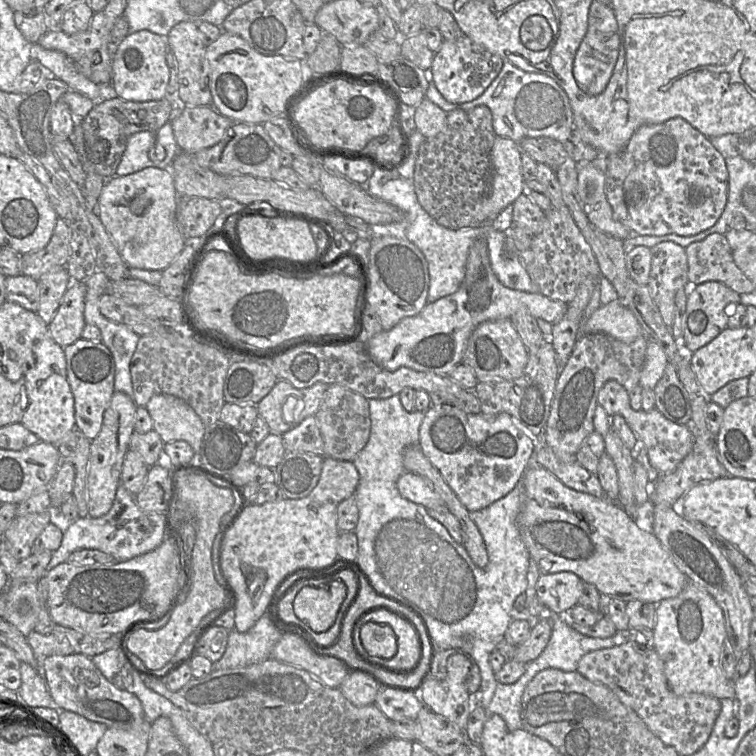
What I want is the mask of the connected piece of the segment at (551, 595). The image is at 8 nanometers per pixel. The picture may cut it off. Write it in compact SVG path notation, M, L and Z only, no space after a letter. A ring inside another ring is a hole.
M569 571L541 573L535 584L536 597L551 611L561 613L579 604L584 584L579 576Z

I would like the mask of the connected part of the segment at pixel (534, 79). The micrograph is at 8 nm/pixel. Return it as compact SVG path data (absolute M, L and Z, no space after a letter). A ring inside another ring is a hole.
M504 61L500 73L489 87L472 101L461 104L450 103L432 83L425 97L446 113L458 108L469 111L476 106L485 105L492 113L495 135L510 138L515 142L521 142L524 138L549 137L563 144L574 128L573 111L563 88L549 76L526 72L508 61Z

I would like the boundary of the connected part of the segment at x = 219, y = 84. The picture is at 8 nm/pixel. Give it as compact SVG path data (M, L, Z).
M223 32L206 47L204 70L212 94L212 106L234 120L263 124L283 115L287 101L307 80L307 64L284 56L265 56L240 36Z

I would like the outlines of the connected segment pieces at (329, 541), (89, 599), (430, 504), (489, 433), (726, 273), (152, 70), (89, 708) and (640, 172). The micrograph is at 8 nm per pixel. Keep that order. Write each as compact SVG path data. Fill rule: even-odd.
M324 457L319 481L308 496L250 505L242 512L226 533L220 551L221 568L236 593L235 630L247 632L262 616L275 609L275 604L280 599L274 596L276 589L286 577L306 568L332 568L343 560L337 554L340 535L337 507L341 501L354 495L358 482L359 473L353 462Z
M164 535L159 547L127 561L87 566L61 563L38 581L38 587L55 624L89 635L116 634L118 641L139 622L165 613L182 578L177 551Z
M405 471L397 480L399 493L407 500L420 504L426 509L441 508L445 505L441 495L422 476Z
M448 404L425 412L419 429L418 445L469 512L485 509L506 496L524 478L526 470L535 461L533 438L524 432L522 425L511 415L500 413L494 417L484 417L481 413L468 414Z
M712 233L685 247L691 286L709 281L723 283L738 294L755 291L753 283L736 266L724 234Z
M148 30L130 32L122 41L112 45L111 86L117 97L127 101L146 102L167 98L174 104L181 102L169 93L171 69L167 63L169 52L167 35Z
M78 653L65 656L49 656L42 660L43 679L58 710L71 711L108 728L129 730L145 721L141 701L133 693L118 689L100 672L91 658Z
M680 117L671 118L658 124L649 124L641 126L632 135L626 146L618 153L600 156L606 158L605 175L605 194L610 203L614 218L629 227L633 232L639 235L667 235L677 234L690 236L702 232L712 227L723 213L728 197L728 171L724 154L717 148L717 142L709 139L700 133L691 124Z

